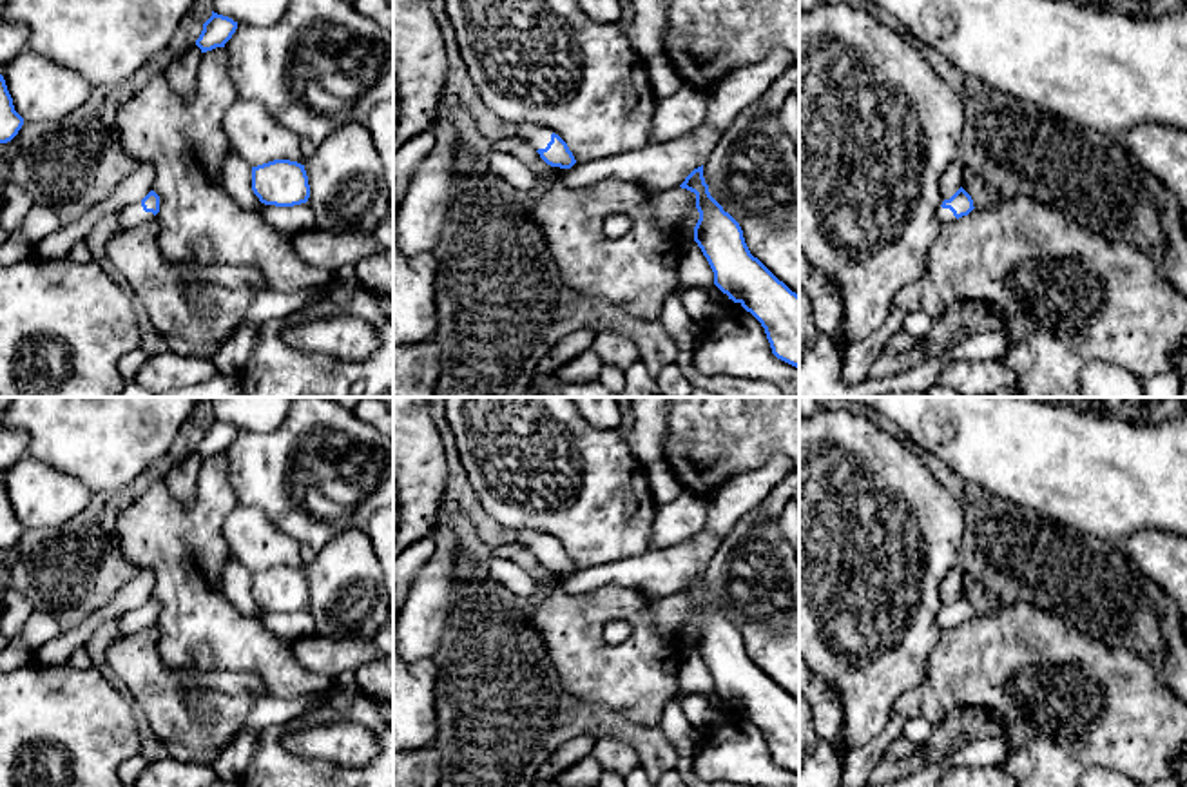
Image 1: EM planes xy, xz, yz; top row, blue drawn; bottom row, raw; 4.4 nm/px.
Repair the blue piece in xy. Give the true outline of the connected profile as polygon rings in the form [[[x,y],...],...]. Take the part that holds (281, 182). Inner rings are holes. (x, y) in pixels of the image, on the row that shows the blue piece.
[[[290,160],[252,167],[252,190],[261,203],[275,207],[301,205],[310,198],[304,165]]]

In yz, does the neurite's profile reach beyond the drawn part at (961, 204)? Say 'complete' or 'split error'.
split error

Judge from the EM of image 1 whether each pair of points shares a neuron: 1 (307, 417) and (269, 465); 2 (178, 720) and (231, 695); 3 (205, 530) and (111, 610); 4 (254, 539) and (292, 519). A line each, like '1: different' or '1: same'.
1: same
2: same
3: different
4: different

